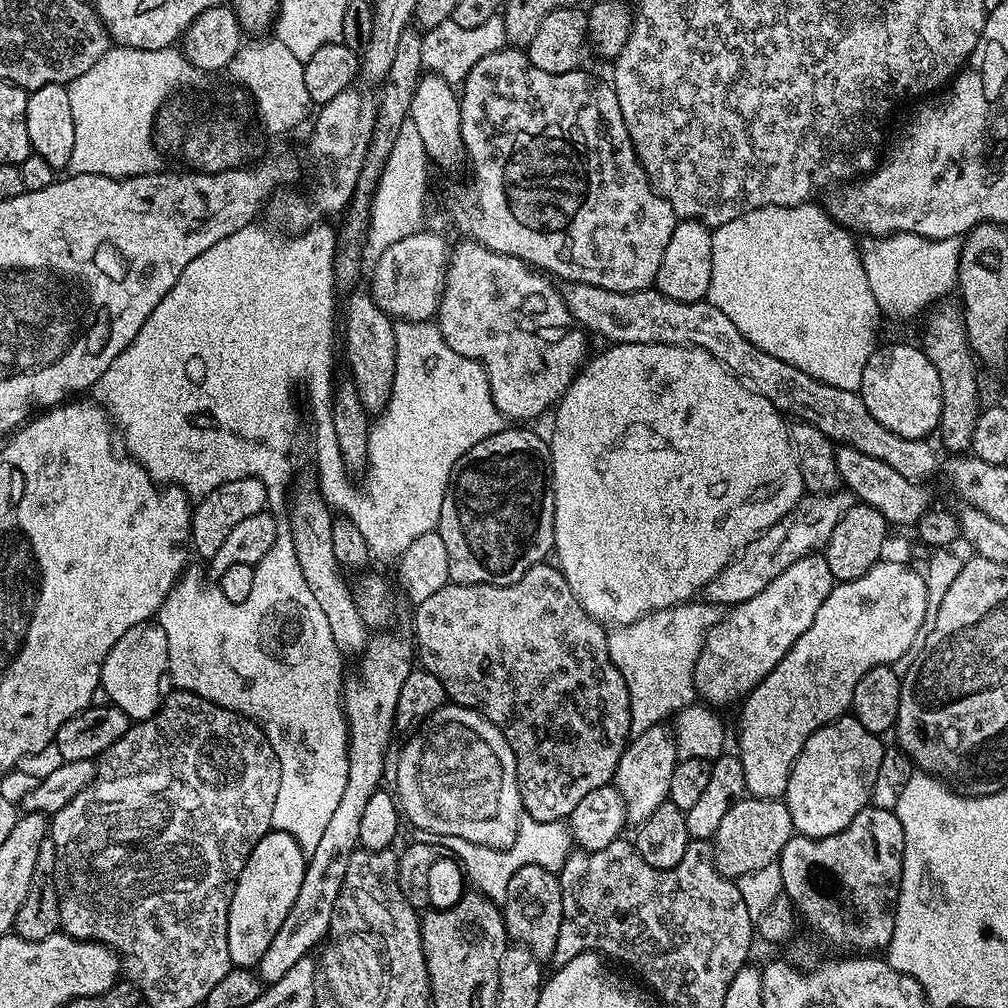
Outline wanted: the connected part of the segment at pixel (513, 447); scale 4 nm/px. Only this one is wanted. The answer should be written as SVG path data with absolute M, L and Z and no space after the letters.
M505 426L490 438L478 442L458 462L452 471L448 483L448 493L442 502L439 533L442 542L446 542L446 554L450 557L450 581L454 584L513 584L526 574L535 564L545 563L553 551L556 539L554 538L554 490L552 489L552 450L547 439L544 440L536 432L527 432L524 426Z

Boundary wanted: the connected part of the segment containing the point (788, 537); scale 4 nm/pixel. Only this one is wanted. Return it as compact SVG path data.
M847 490L805 495L781 520L774 522L774 526L747 544L743 552L704 587L703 599L710 604L735 606L754 598L754 594L762 594L762 590L766 590L782 570L794 566L798 558L820 552L827 545L830 534L834 534L834 526L838 526L842 514L846 514L853 503L854 497Z

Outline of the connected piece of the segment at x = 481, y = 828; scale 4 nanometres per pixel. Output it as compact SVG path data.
M448 702L445 703L443 708L433 712L425 720L422 727L419 730L413 731L409 736L412 737L405 742L404 749L401 750L400 757L396 760L396 788L394 787L394 795L398 801L398 807L403 819L407 823L409 820L414 827L421 828L422 831L429 832L432 836L453 836L453 841L465 840L471 844L476 844L480 848L509 848L514 842L514 838L518 838L520 817L525 815L525 811L522 806L522 798L520 797L518 778L516 777L516 759L504 735L482 713L475 712L473 708L463 708L461 704Z

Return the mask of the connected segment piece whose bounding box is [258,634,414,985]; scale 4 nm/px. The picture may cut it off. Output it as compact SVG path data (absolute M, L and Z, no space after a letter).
M376 634L369 639L367 648L359 657L360 677L349 679L344 685L344 717L348 720L346 794L342 794L342 802L338 802L338 810L334 810L330 826L326 826L318 846L307 857L302 890L298 892L286 922L278 928L274 942L270 942L270 950L262 954L258 975L265 985L277 984L286 978L294 962L309 955L313 951L311 948L319 949L325 943L350 858L360 848L358 826L362 822L366 802L370 802L370 794L381 791L384 759L388 756L388 743L396 728L398 694L402 690L402 682L406 682L414 670L413 645L409 641L408 645L400 636L386 635L390 634Z

